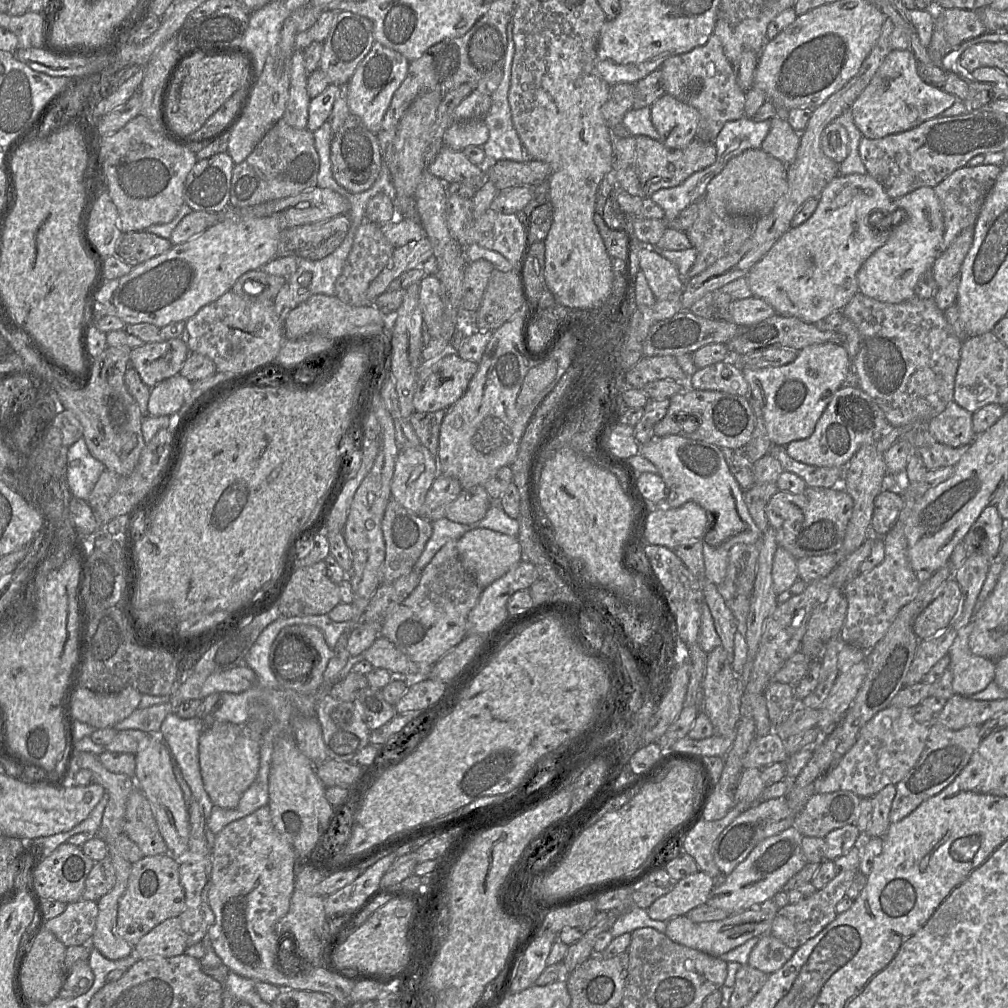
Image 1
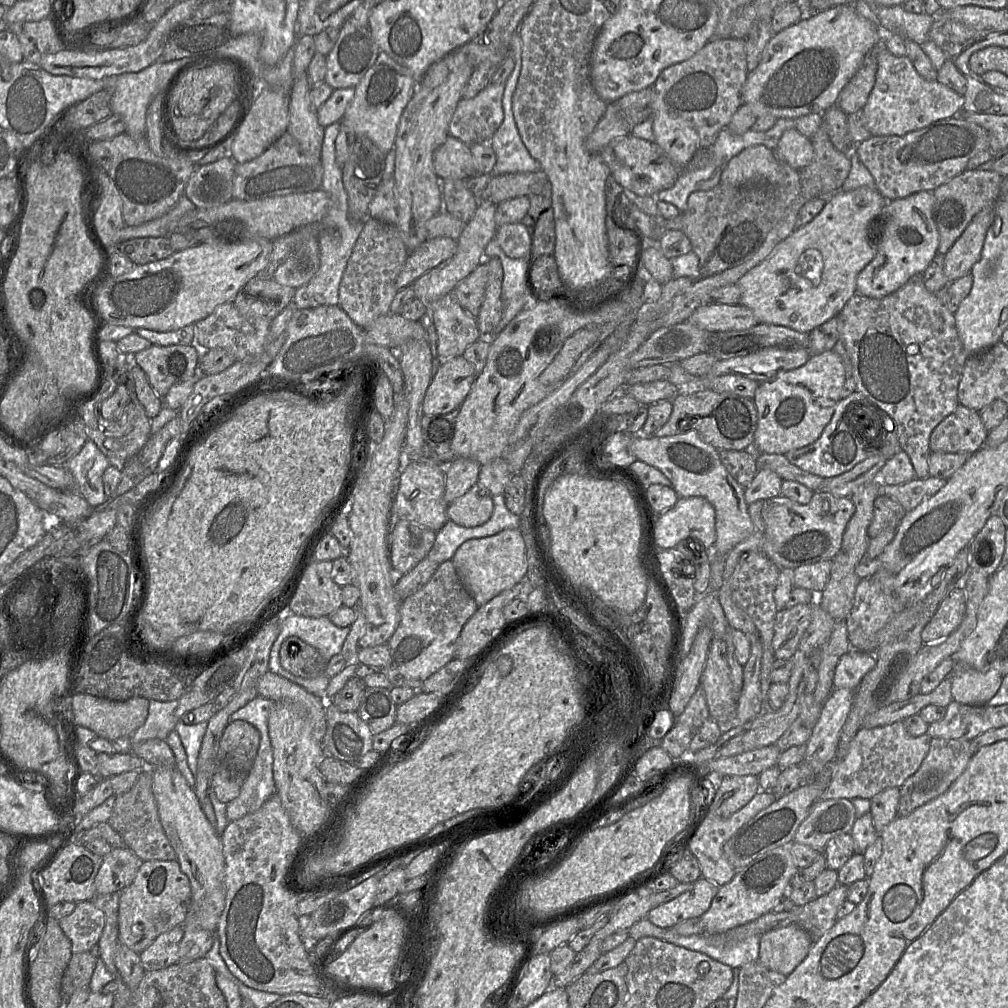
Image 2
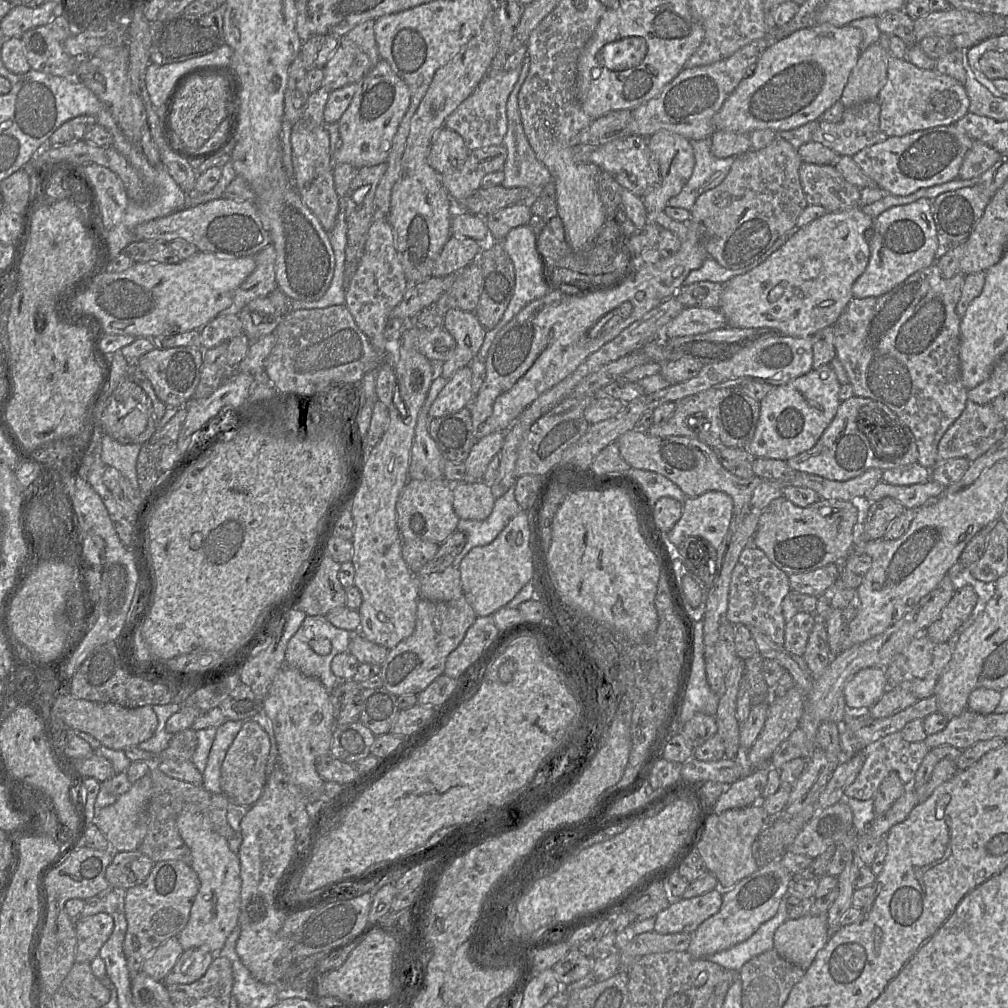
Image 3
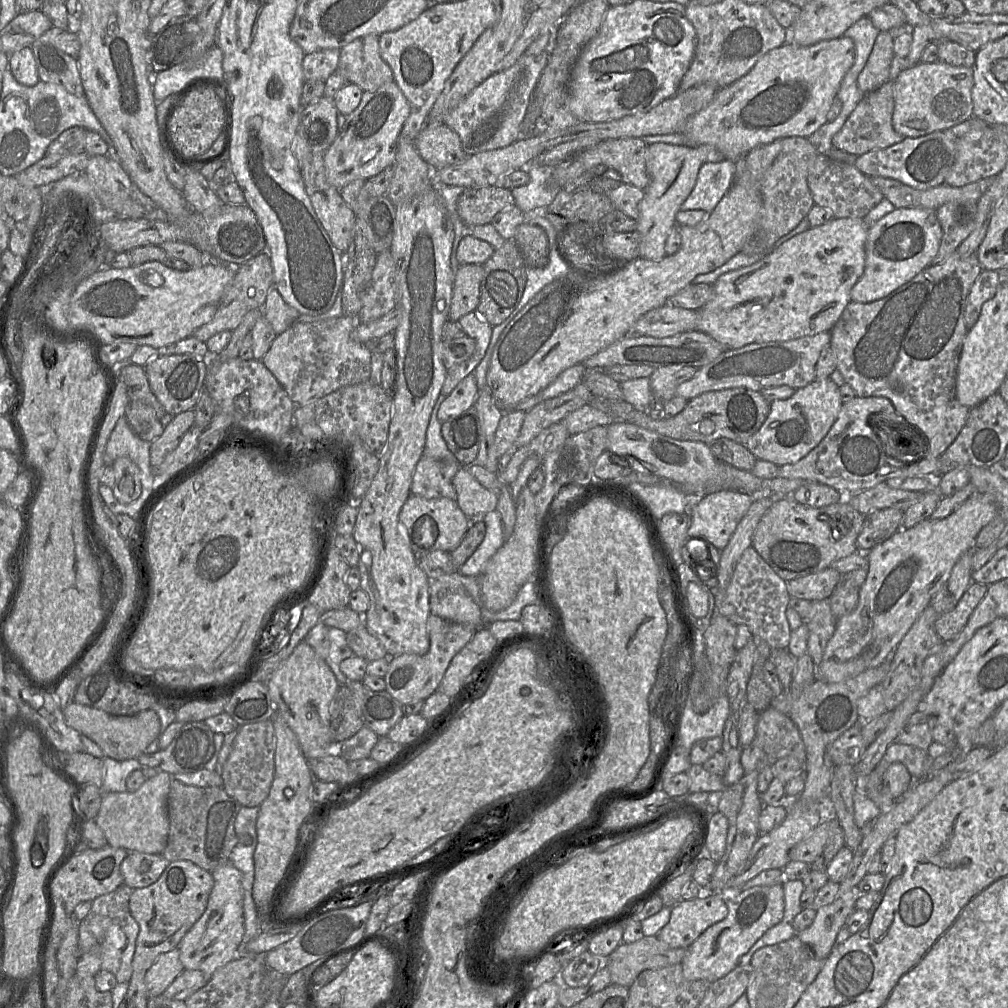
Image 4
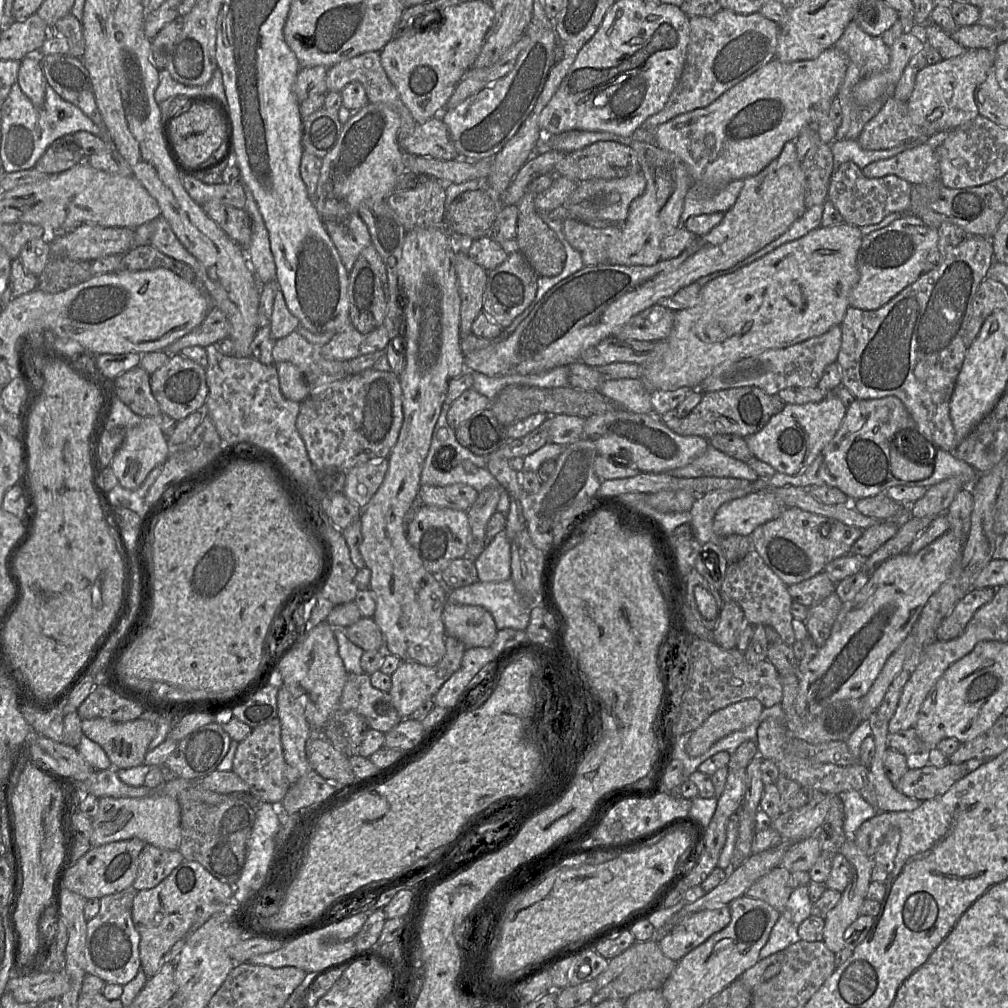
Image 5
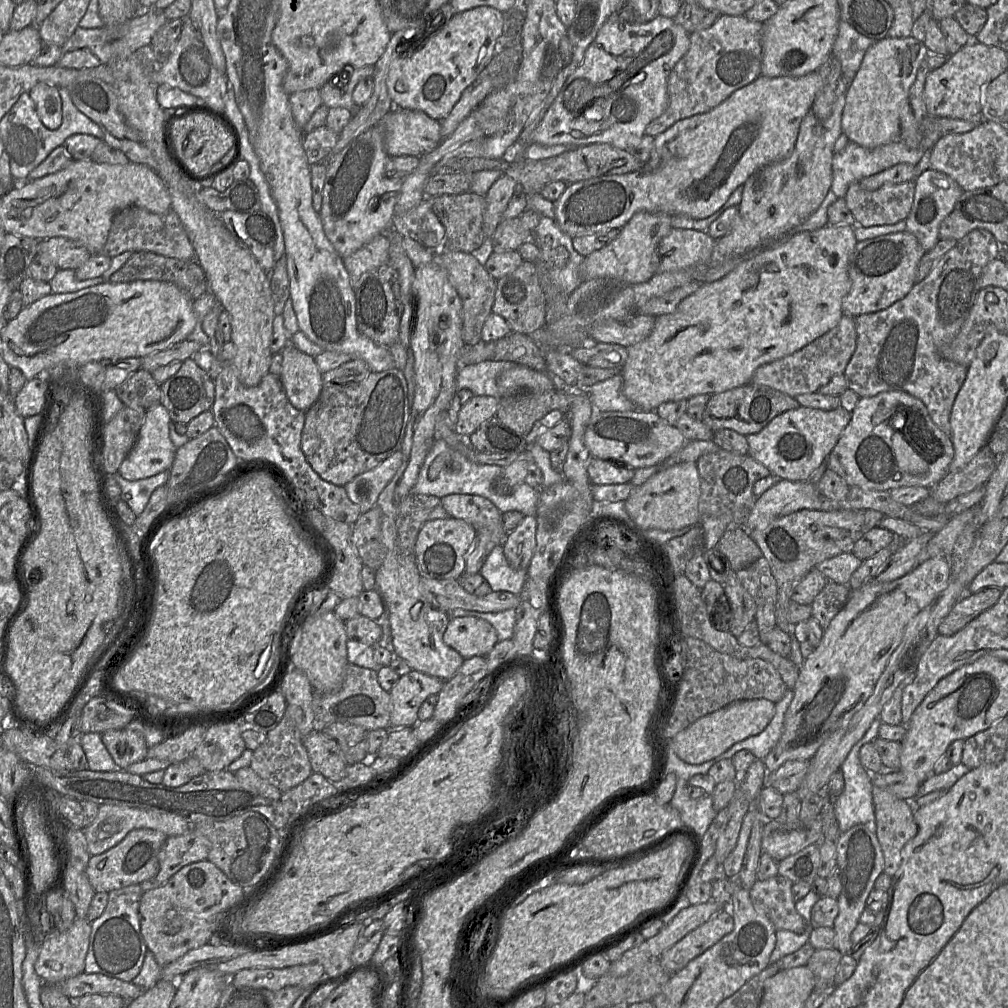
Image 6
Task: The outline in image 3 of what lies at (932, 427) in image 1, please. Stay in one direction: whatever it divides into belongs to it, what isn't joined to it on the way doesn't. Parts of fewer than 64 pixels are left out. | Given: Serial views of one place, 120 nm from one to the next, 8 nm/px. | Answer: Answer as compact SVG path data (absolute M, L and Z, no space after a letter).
M967 400L961 415L947 429L938 443L936 463L952 458L965 458L973 462L1002 440L1006 428L1007 422L994 412L991 404L980 405Z

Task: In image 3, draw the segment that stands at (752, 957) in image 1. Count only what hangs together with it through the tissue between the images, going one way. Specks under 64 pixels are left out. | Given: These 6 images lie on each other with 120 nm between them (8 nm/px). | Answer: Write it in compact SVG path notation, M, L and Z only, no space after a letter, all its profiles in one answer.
M827 915L788 919L776 929L773 949L785 960L806 970L829 937Z

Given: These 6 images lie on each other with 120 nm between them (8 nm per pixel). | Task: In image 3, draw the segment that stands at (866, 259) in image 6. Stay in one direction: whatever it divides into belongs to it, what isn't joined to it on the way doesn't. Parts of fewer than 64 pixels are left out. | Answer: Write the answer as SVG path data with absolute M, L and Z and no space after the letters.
M920 198L915 202L893 206L878 215L869 234L870 257L865 271L852 285L856 298L879 297L905 281L913 273L929 267L935 260L938 247L937 230L932 215L932 200Z

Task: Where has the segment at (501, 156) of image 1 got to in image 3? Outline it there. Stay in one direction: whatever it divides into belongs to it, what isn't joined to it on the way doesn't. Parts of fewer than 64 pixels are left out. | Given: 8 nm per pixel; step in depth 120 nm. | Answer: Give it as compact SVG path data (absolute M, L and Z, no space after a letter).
M528 52L524 57L521 65L522 70L519 79L514 85L513 90L511 91L509 98L507 100L508 125L507 125L507 132L501 144L507 150L507 158L503 168L505 177L502 182L502 185L506 188L525 187L528 188L532 193L537 193L539 190L542 189L544 185L546 185L549 181L551 181L551 174L547 169L547 167L537 159L535 152L530 146L524 132L518 108L518 94L529 73L530 58Z

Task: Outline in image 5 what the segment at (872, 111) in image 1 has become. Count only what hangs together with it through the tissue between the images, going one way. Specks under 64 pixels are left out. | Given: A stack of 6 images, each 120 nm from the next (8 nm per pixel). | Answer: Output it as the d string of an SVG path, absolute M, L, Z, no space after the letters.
M967 49L962 55L927 65L920 70L915 79L913 92L907 100L912 122L923 128L926 140L941 131L950 131L978 115L975 100L976 89L994 71L993 49Z

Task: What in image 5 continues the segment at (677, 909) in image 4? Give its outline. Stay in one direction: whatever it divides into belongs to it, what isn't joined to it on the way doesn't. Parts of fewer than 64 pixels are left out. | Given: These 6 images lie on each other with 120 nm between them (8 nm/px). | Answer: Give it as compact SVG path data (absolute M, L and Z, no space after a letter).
M728 905L703 910L684 917L667 933L656 936L655 939L666 957L679 962L710 936L724 929L730 921L731 912Z

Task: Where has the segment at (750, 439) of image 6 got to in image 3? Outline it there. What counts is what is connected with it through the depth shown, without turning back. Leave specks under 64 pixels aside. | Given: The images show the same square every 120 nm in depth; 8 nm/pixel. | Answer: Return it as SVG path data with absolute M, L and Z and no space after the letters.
M829 363L775 387L759 402L759 420L747 450L755 458L786 461L811 449L837 413L840 386Z

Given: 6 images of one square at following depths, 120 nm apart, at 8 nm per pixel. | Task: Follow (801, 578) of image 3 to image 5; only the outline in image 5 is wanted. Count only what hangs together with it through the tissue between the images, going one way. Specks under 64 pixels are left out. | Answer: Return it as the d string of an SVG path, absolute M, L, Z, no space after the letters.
M821 571L809 579L788 586L788 592L792 602L809 608L832 594L836 583L825 571Z

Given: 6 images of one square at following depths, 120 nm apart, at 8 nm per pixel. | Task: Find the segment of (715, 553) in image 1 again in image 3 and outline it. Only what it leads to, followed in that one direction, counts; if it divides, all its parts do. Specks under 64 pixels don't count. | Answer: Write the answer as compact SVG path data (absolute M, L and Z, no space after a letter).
M632 429L622 434L616 443L621 457L631 468L653 471L675 483L687 497L698 497L707 491L721 491L733 500L733 514L738 515L749 502L753 490L764 480L735 476L725 469L713 449L705 443L685 436L651 436L646 431Z

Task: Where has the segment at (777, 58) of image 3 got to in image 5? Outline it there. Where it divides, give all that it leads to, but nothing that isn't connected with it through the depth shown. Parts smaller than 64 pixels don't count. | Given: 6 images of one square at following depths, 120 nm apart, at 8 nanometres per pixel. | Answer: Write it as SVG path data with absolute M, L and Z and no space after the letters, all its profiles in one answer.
M830 47L824 50L817 58L810 60L782 62L777 58L774 58L767 64L763 65L755 72L747 76L745 79L738 82L730 89L728 89L726 92L724 92L721 96L719 96L708 106L694 109L692 111L676 116L673 119L669 120L668 122L660 124L654 130L655 144L658 147L678 156L681 159L681 161L685 164L689 172L689 175L692 179L693 185L698 187L702 196L711 197L716 192L718 192L722 187L724 187L733 180L743 180L747 177L758 174L771 161L773 161L775 158L779 156L786 142L795 140L801 133L801 131L809 124L816 124L817 132L822 142L831 145L831 143L836 139L836 130L837 130L837 127L834 126L830 118L831 104L833 99L837 96L841 83L843 82L847 67L848 67L848 59L846 55L841 51L837 50L835 47Z

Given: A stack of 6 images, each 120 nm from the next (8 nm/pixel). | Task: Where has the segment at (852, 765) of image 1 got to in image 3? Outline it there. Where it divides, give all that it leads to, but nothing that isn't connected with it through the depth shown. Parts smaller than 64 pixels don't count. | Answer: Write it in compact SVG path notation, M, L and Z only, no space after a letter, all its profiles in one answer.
M901 731L888 734L870 743L862 752L865 757L863 766L853 783L845 789L844 798L873 799L882 781L892 772L896 772L902 782L909 787L928 751L925 741L909 742L903 738Z

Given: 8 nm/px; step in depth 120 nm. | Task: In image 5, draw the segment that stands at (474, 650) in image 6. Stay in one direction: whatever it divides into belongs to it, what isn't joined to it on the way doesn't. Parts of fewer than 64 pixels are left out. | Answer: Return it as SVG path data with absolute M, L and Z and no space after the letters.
M446 602L442 621L446 635L462 642L466 649L490 647L498 631L492 615L480 606Z

